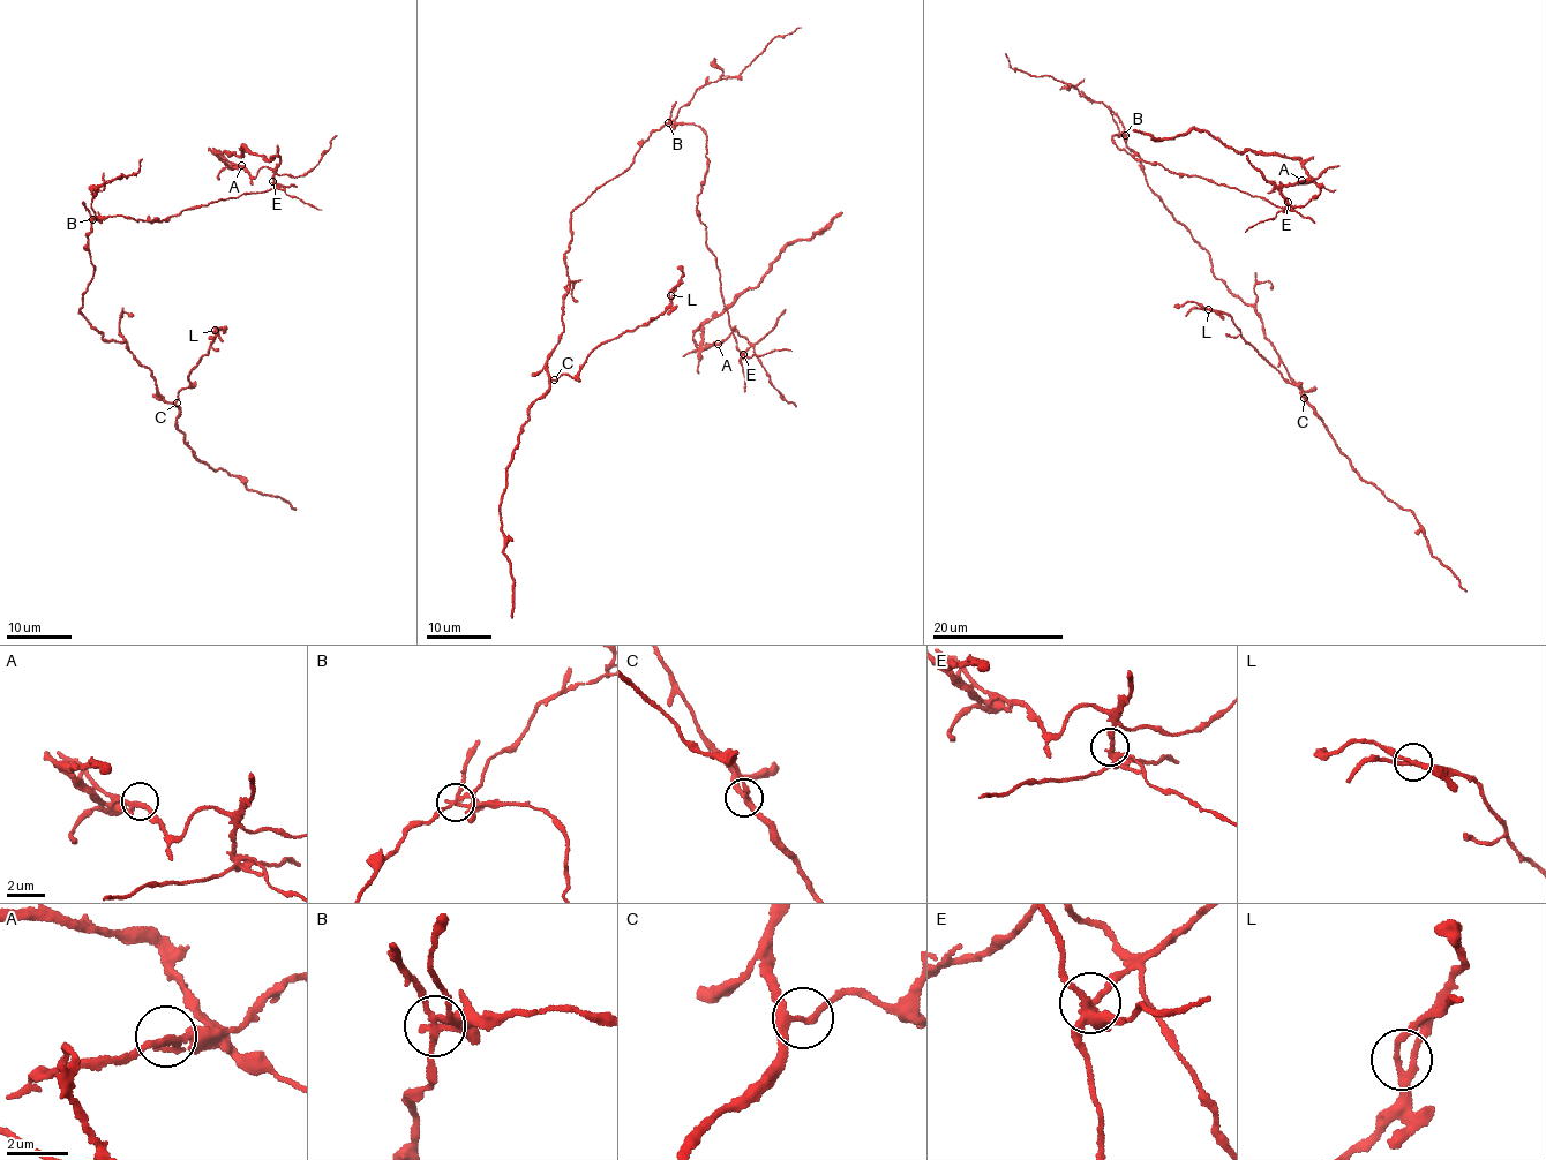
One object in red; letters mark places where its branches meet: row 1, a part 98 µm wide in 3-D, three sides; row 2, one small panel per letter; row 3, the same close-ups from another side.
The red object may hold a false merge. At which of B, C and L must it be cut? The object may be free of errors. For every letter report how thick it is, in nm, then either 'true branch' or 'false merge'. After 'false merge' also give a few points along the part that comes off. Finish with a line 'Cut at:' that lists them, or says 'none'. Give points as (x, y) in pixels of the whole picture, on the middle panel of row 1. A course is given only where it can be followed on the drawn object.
B: 190 nm | false merge | (668, 123), (706, 140), (697, 215), (737, 351), (751, 346), (733, 331), (703, 348), (780, 251), (842, 212)
C: 240 nm | true branch
L: 200 nm | true branch
Cut at: B

